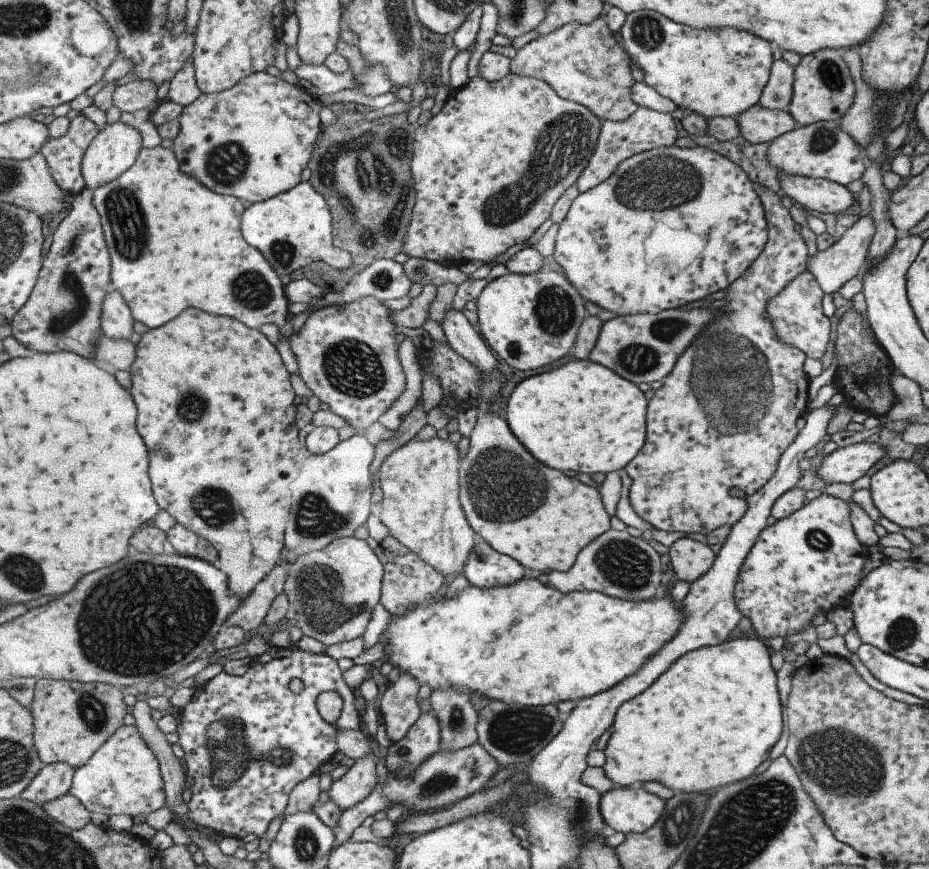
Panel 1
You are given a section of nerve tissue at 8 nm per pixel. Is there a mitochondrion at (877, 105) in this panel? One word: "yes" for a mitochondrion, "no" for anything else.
yes

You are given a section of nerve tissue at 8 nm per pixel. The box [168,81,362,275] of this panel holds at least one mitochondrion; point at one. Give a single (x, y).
(228, 163)

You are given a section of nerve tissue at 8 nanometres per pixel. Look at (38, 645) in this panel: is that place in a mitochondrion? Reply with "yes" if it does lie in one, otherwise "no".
no

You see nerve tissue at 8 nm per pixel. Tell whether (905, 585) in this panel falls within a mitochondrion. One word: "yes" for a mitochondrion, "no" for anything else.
no

